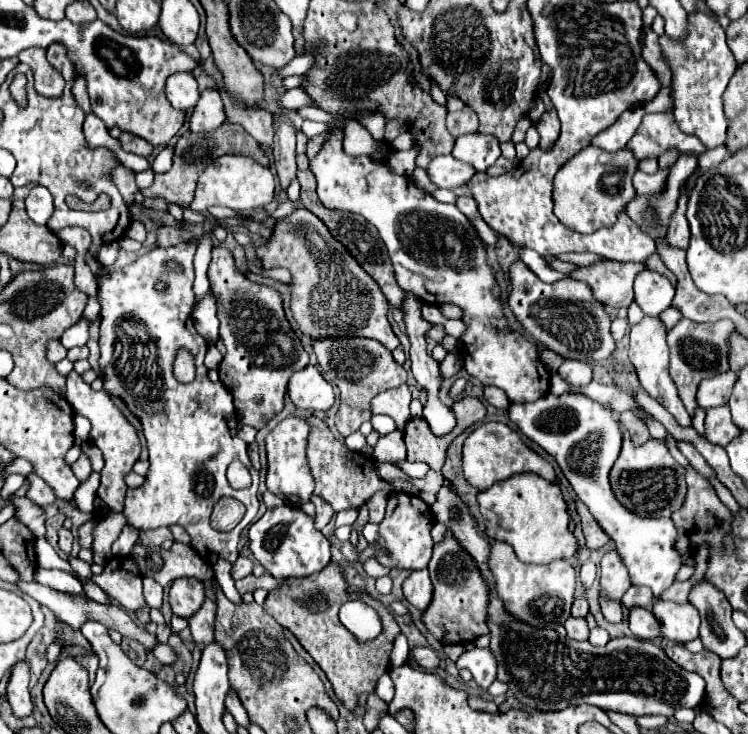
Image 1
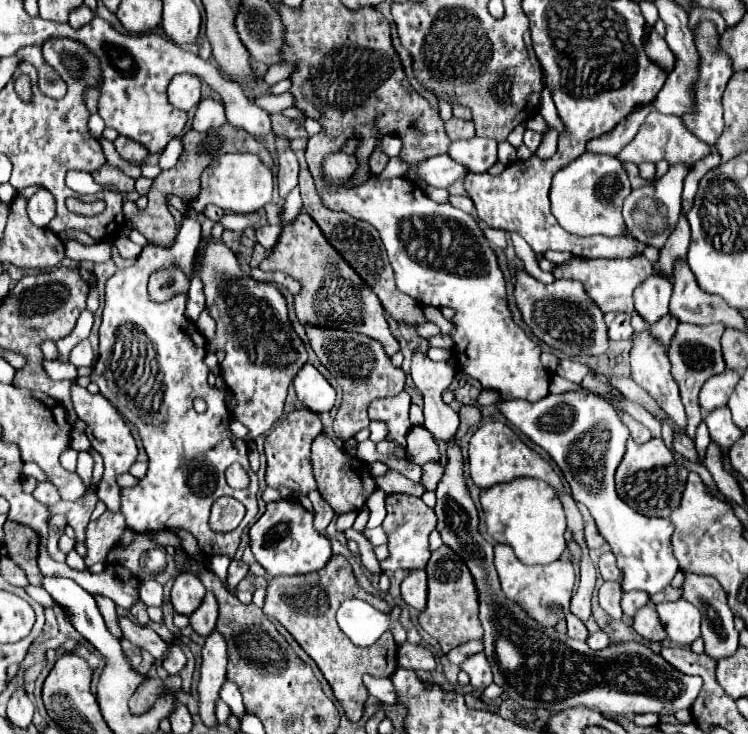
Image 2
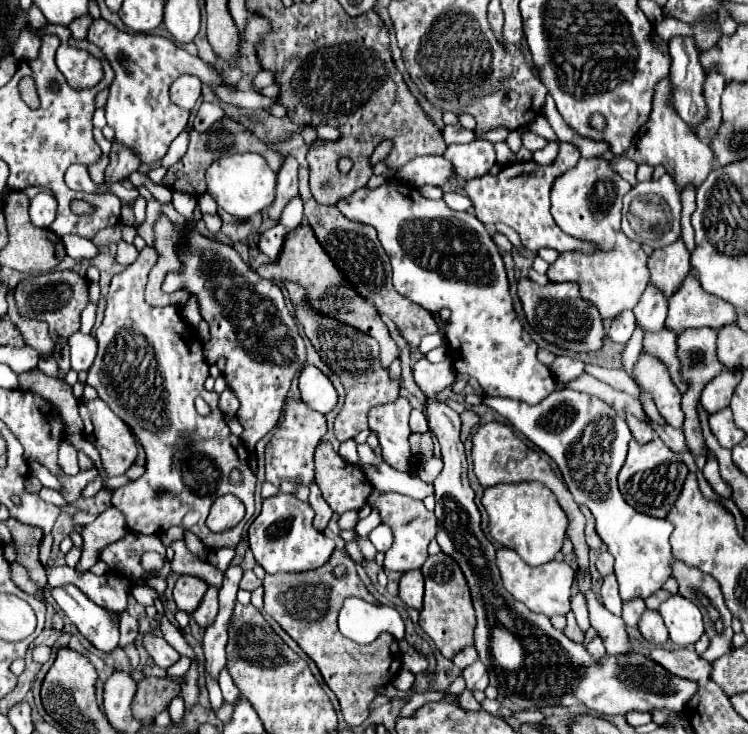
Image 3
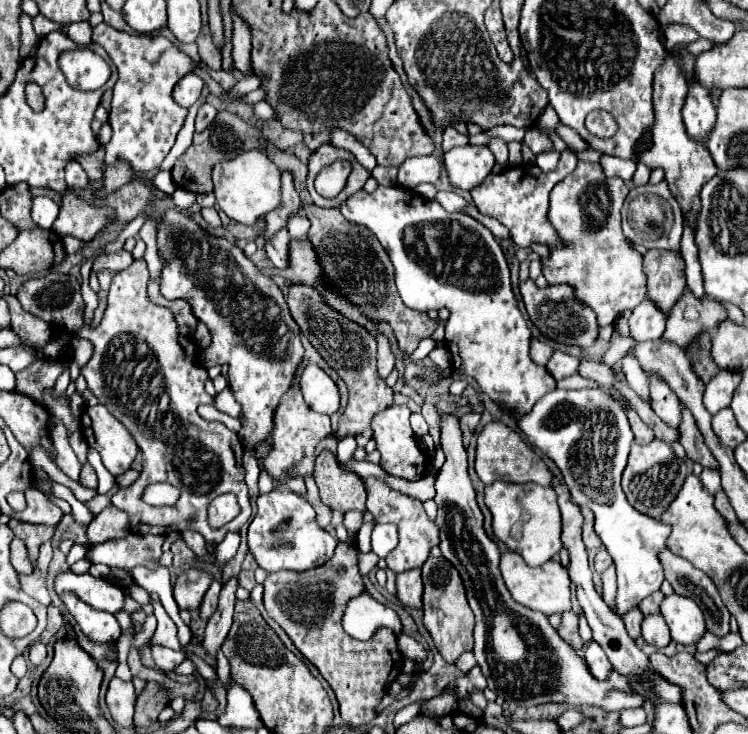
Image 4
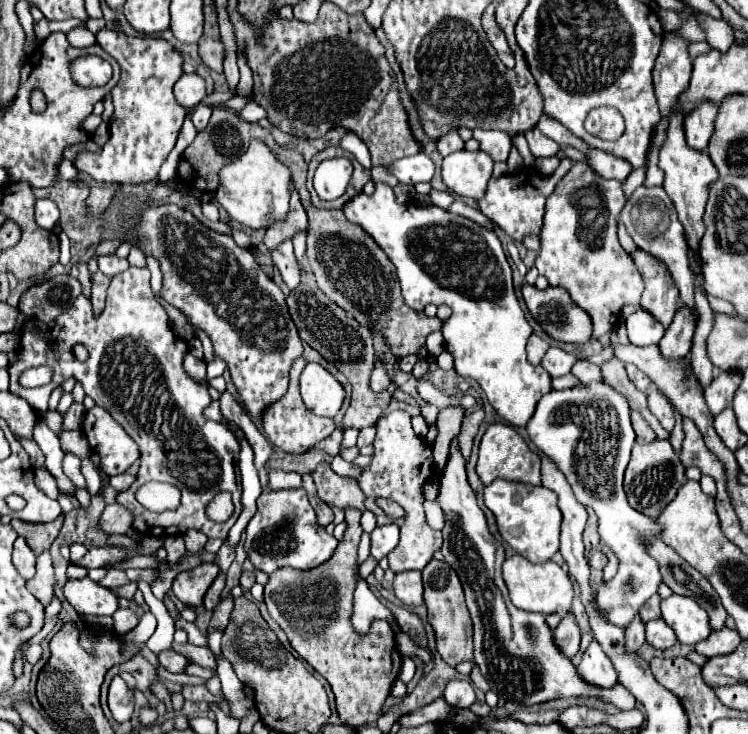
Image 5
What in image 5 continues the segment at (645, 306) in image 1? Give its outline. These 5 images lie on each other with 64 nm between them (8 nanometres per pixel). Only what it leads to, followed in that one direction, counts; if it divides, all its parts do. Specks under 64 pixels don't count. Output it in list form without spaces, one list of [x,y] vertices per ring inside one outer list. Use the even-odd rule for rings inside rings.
[[[638,308],[624,322],[628,328],[628,340],[636,346],[658,344],[660,338],[664,336],[664,326],[644,308]]]

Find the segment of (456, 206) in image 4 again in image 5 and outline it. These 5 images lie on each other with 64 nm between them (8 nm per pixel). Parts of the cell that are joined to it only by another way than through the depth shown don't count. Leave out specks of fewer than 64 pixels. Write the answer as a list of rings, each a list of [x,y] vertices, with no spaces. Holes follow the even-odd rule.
[[[432,190],[432,192],[430,192],[430,198],[432,198],[432,202],[434,202],[436,206],[440,206],[440,208],[450,208],[452,202],[454,202],[454,196],[452,196],[450,192]]]

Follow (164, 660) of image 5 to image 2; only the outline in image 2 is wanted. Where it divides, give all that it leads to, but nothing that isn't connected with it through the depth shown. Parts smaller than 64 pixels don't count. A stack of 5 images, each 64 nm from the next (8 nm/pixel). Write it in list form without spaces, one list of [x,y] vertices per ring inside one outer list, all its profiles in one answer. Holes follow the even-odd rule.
[[[118,614],[118,624],[120,624],[120,630],[126,640],[140,646],[142,650],[148,650],[156,660],[162,660],[168,644],[154,630],[150,630],[146,626],[138,626],[128,616],[120,616],[120,614]]]

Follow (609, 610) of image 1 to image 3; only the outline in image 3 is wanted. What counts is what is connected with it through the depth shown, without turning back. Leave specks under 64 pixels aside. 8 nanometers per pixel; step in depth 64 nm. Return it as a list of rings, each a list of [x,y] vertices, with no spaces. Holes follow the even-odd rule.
[[[614,574],[604,578],[600,596],[602,596],[604,608],[608,608],[608,610],[610,610],[612,614],[616,614],[616,616],[622,614],[622,598],[620,598],[620,594],[618,594],[618,580],[616,580]]]

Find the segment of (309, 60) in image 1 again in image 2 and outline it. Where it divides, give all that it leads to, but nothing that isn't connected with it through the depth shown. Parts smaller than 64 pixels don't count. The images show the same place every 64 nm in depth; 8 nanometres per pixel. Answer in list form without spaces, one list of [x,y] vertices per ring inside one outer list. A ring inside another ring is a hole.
[[[276,64],[276,66],[268,68],[268,72],[264,74],[264,80],[268,84],[276,84],[280,80],[290,78],[294,74],[294,70],[296,70],[296,64]]]

